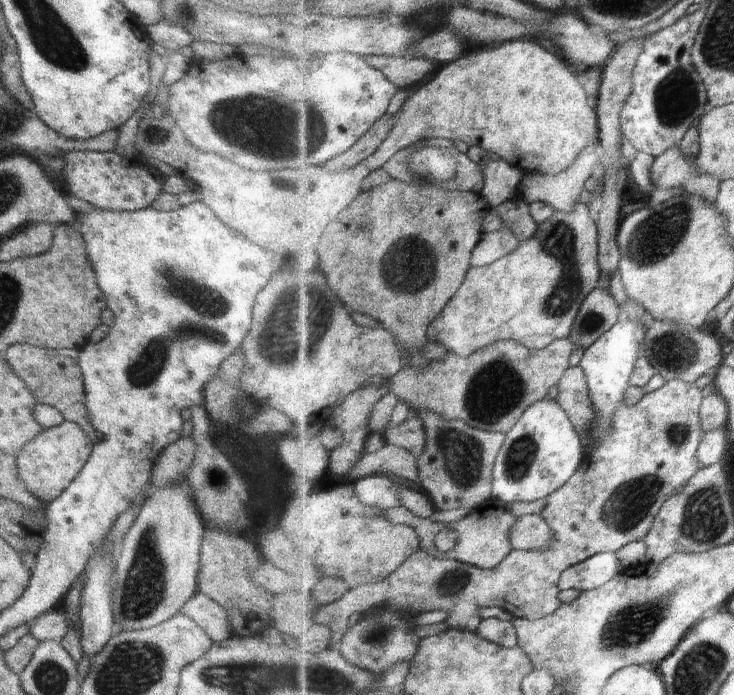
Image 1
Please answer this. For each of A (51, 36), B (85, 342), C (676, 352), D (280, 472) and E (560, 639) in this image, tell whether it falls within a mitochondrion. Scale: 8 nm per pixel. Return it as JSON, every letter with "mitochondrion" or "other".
{"A":"mitochondrion","B":"other","C":"mitochondrion","D":"other","E":"other"}

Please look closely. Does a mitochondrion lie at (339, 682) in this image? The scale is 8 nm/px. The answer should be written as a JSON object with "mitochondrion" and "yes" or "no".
{"mitochondrion":"yes"}

